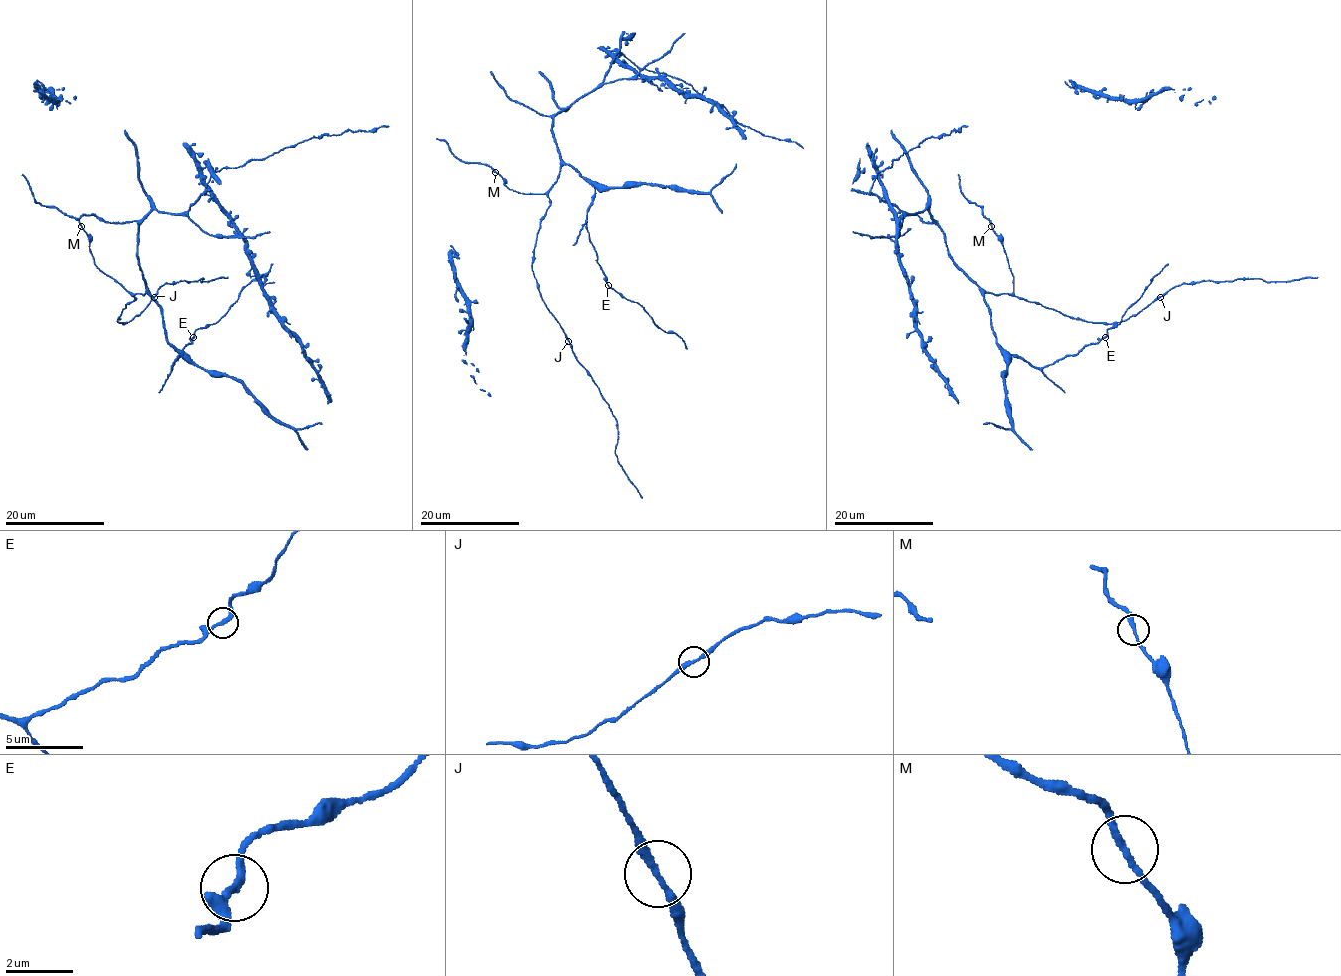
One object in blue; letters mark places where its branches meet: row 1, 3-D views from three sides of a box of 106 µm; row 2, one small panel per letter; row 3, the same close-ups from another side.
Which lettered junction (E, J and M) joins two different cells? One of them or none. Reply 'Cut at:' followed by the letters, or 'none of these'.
Cut at: none of these

